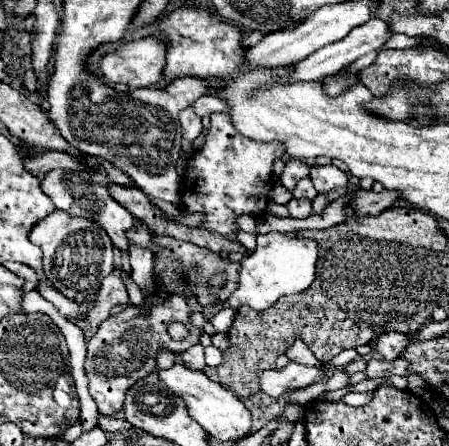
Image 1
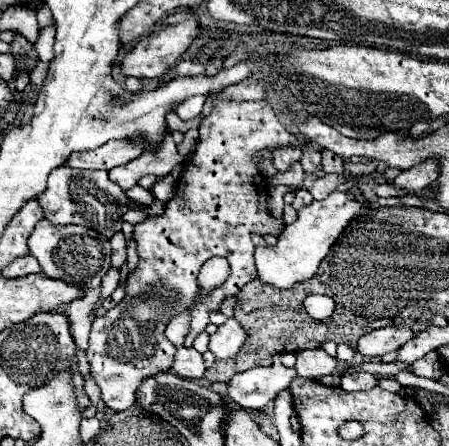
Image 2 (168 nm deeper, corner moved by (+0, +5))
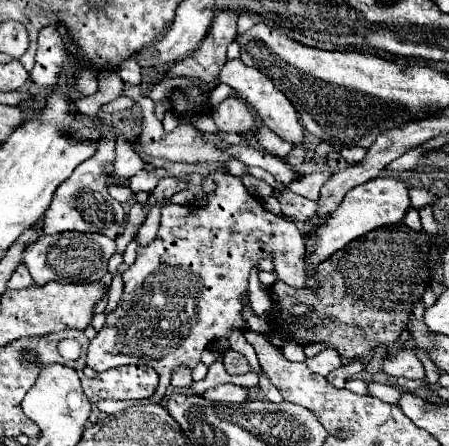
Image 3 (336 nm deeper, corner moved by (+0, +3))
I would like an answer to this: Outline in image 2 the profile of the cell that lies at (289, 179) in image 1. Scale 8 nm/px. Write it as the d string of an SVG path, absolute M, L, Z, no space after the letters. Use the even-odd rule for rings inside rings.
M281 147L281 149L275 149L273 151L273 165L279 171L287 171L293 163L301 161L301 155L303 155L303 151L299 147Z

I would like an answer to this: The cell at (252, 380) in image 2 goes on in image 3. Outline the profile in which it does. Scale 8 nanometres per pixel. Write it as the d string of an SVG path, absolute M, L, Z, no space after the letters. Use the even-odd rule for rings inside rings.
M219 385L209 391L205 391L201 397L209 401L227 401L227 403L243 403L249 397L255 397L257 389L247 389L241 385Z

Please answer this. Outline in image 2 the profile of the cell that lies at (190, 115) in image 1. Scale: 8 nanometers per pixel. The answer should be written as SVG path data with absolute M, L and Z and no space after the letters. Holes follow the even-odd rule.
M189 97L189 101L183 101L175 111L177 111L177 115L179 115L183 121L191 121L191 119L199 117L205 99L207 99L207 97Z

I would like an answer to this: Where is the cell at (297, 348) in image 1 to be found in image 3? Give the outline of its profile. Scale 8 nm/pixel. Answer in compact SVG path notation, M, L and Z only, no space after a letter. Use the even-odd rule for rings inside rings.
M327 347L323 349L317 357L313 359L307 359L307 365L313 373L319 373L319 375L329 375L333 369L337 369L341 365L341 357L339 353L333 349L333 347Z

